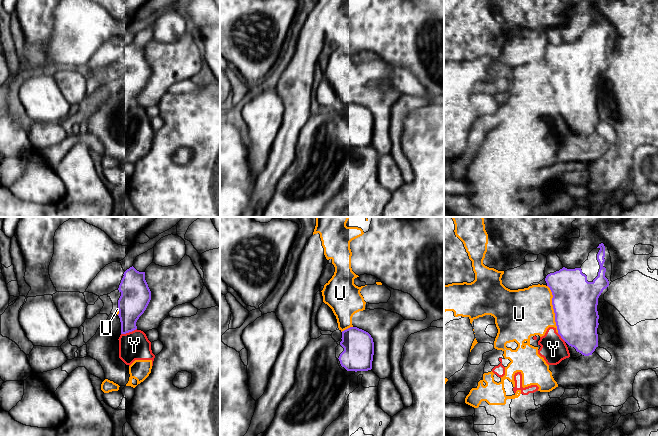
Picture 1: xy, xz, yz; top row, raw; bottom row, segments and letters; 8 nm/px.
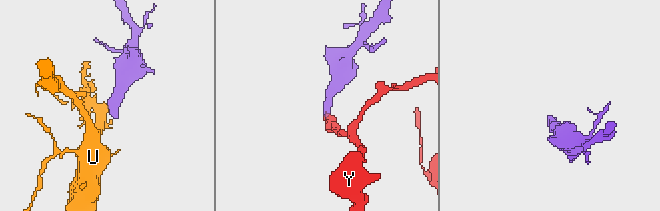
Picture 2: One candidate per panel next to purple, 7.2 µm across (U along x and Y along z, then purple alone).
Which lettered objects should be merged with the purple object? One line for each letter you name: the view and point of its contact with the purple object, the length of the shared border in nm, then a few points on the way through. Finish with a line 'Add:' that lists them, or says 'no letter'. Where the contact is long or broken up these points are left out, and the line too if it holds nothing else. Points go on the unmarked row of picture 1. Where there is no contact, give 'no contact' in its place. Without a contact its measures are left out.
U: contact yz (553, 84); length 400 nm
Add: U

